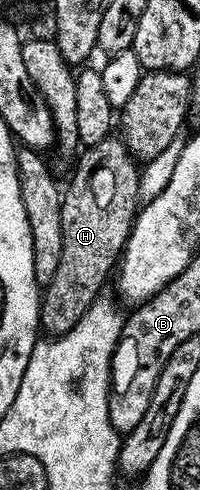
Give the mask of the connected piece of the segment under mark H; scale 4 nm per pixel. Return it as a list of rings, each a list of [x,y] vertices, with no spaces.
[[[110,135],[102,142],[87,145],[79,156],[72,181],[62,192],[62,259],[54,278],[43,285],[40,298],[40,326],[48,334],[73,330],[103,293],[100,291],[108,275],[113,275],[124,254],[132,223],[142,204],[138,161],[123,139]]]

